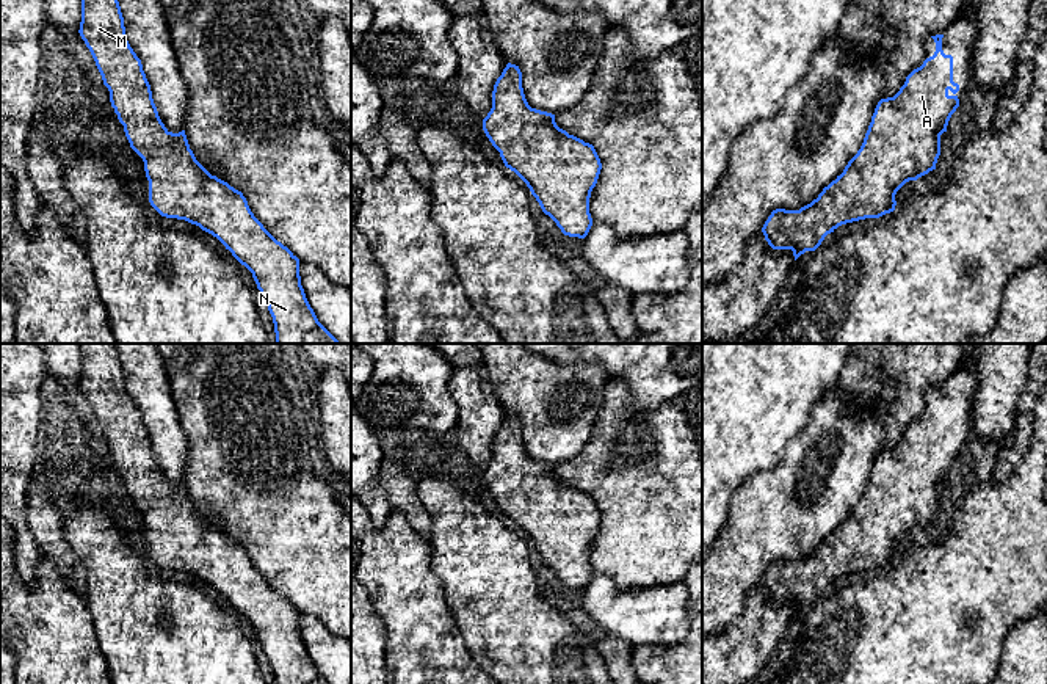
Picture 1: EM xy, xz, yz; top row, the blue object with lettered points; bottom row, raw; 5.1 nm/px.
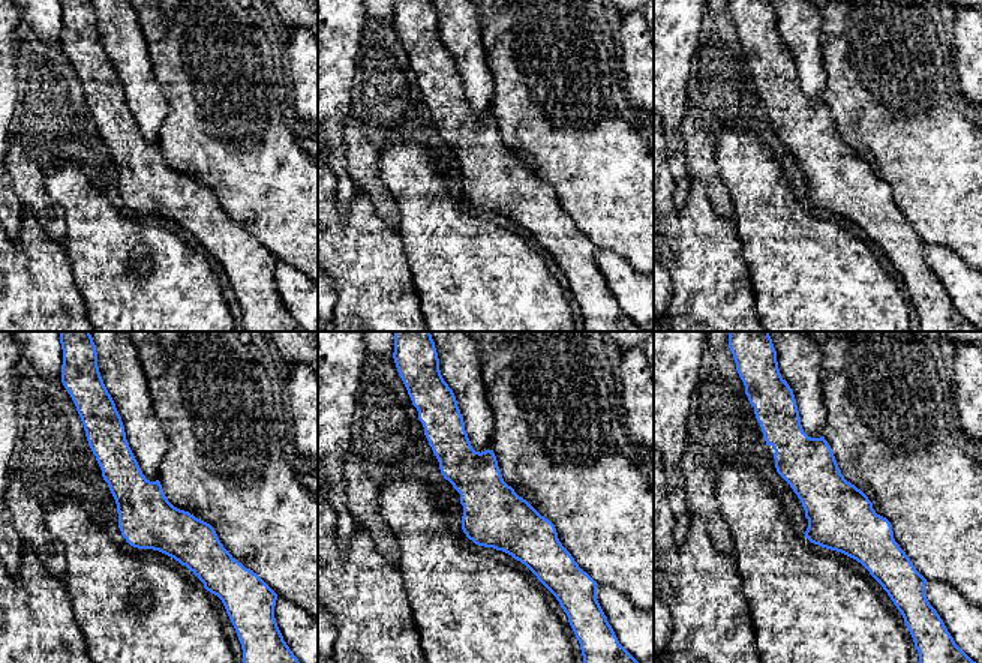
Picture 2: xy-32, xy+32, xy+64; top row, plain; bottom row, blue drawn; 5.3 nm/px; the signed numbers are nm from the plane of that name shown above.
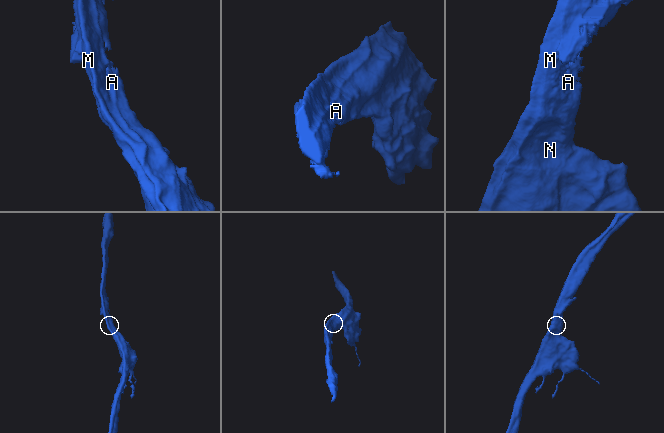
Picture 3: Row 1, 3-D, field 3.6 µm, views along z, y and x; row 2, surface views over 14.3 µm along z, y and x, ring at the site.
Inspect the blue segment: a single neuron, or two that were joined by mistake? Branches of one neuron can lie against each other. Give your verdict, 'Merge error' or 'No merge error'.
No merge error

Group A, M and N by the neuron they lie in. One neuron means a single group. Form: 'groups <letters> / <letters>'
groups A M N

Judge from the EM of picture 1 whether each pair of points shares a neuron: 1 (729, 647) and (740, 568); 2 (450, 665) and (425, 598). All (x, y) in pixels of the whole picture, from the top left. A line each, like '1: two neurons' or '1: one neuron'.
1: two neurons
2: one neuron

